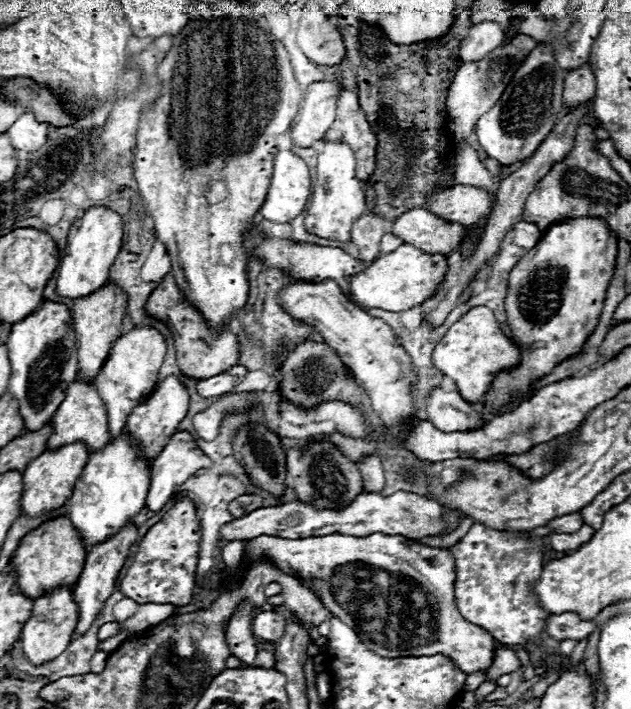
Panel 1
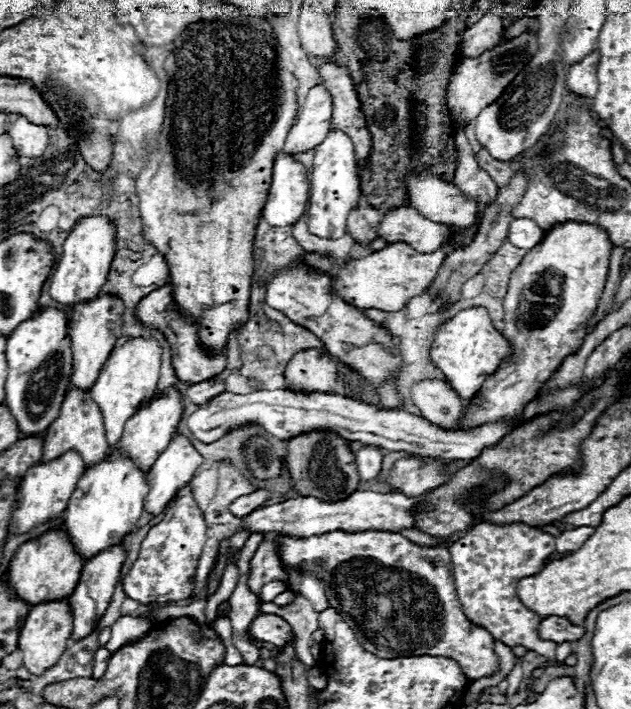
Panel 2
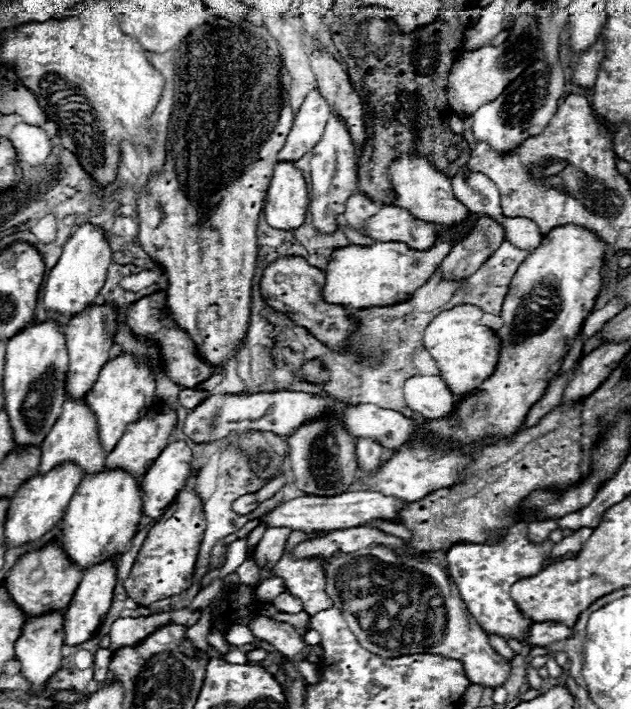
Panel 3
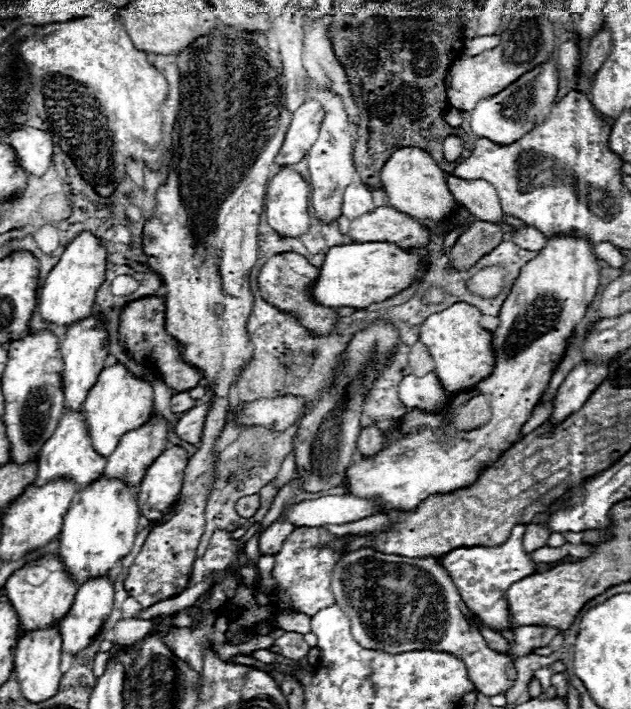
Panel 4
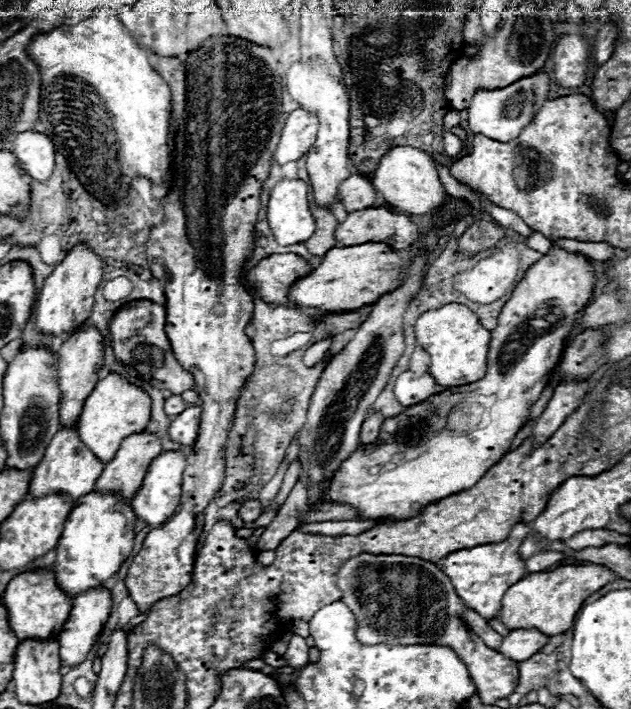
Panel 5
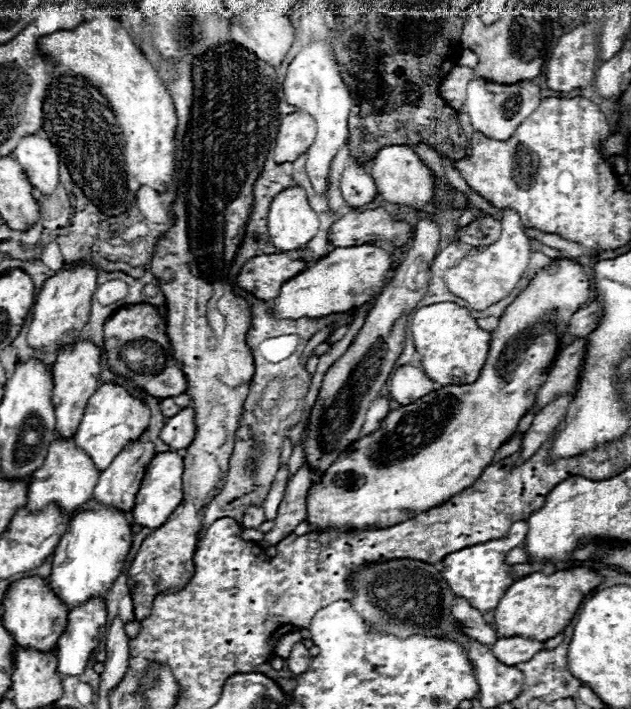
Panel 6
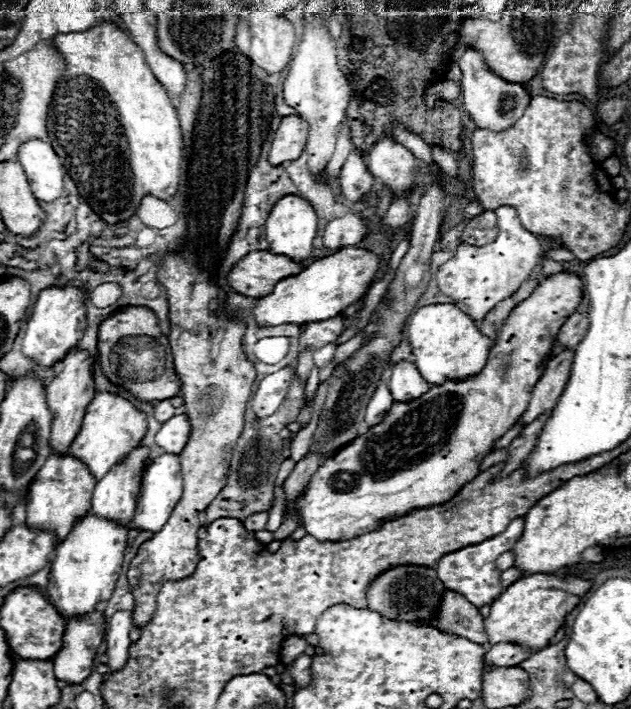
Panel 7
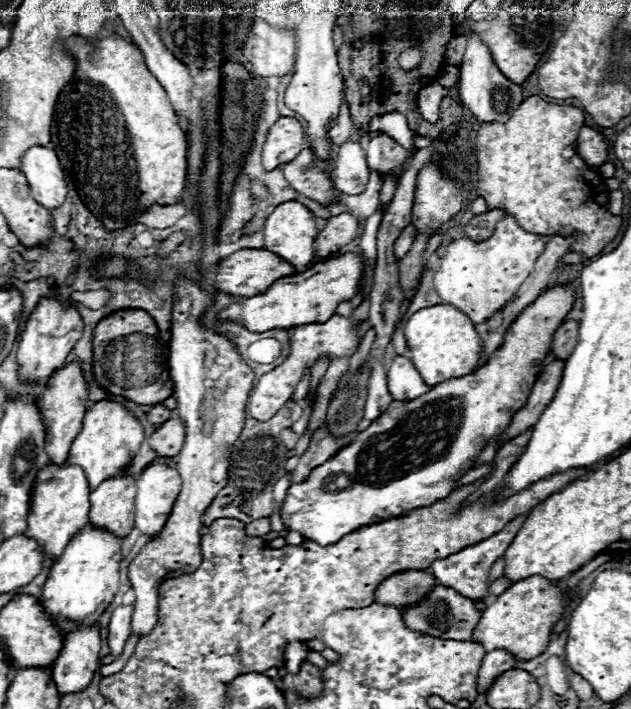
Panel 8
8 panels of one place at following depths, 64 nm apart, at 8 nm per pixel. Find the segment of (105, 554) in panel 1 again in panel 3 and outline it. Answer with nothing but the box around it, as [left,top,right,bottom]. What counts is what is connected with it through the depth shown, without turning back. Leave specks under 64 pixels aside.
[64,558,116,646]

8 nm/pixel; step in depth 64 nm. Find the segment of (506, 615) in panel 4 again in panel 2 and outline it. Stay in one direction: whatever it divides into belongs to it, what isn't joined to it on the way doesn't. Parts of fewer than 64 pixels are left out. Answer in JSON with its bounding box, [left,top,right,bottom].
[448,522,558,662]

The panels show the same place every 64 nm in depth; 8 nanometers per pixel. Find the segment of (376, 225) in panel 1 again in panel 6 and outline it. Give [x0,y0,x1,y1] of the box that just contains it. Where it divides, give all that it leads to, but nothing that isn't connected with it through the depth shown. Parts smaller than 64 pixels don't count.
[340,164,378,210]

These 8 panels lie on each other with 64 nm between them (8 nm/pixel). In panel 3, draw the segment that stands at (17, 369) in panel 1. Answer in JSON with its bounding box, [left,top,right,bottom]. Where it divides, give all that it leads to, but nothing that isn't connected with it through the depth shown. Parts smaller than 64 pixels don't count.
[4,320,68,446]

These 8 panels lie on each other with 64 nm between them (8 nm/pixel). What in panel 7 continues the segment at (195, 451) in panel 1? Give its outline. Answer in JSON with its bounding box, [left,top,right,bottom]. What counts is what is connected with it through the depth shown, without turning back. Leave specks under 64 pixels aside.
[132,454,182,532]

